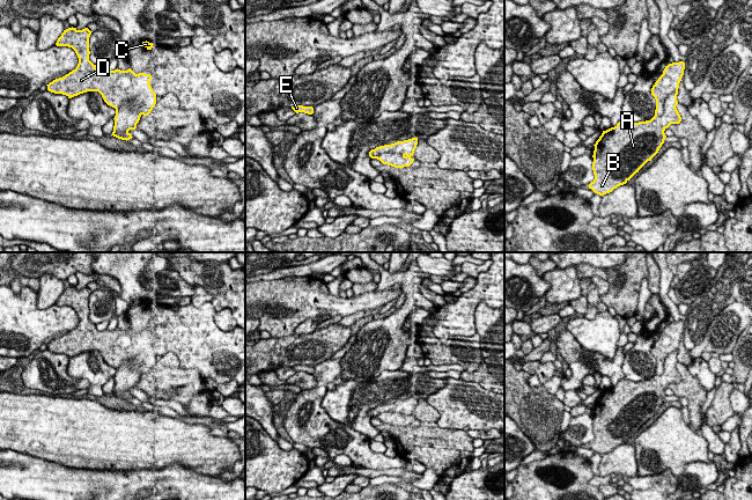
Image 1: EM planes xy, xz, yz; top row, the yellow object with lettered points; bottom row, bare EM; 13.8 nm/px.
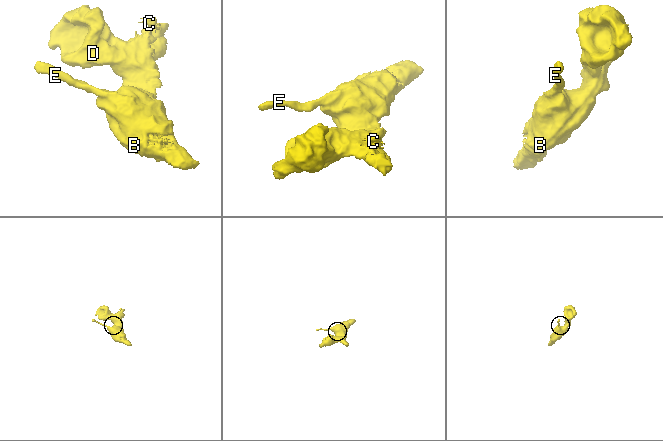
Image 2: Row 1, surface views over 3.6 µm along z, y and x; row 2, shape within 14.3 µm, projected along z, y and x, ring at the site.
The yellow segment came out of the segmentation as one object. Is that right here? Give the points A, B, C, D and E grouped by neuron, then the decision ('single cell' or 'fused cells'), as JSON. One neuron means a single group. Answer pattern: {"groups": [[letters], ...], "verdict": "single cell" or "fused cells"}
{"groups": [["A", "B", "E"], ["C", "D"]], "verdict": "fused cells"}

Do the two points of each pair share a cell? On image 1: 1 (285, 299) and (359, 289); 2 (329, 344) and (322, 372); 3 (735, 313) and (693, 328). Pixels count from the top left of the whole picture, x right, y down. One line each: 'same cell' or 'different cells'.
1: different cells
2: different cells
3: different cells

